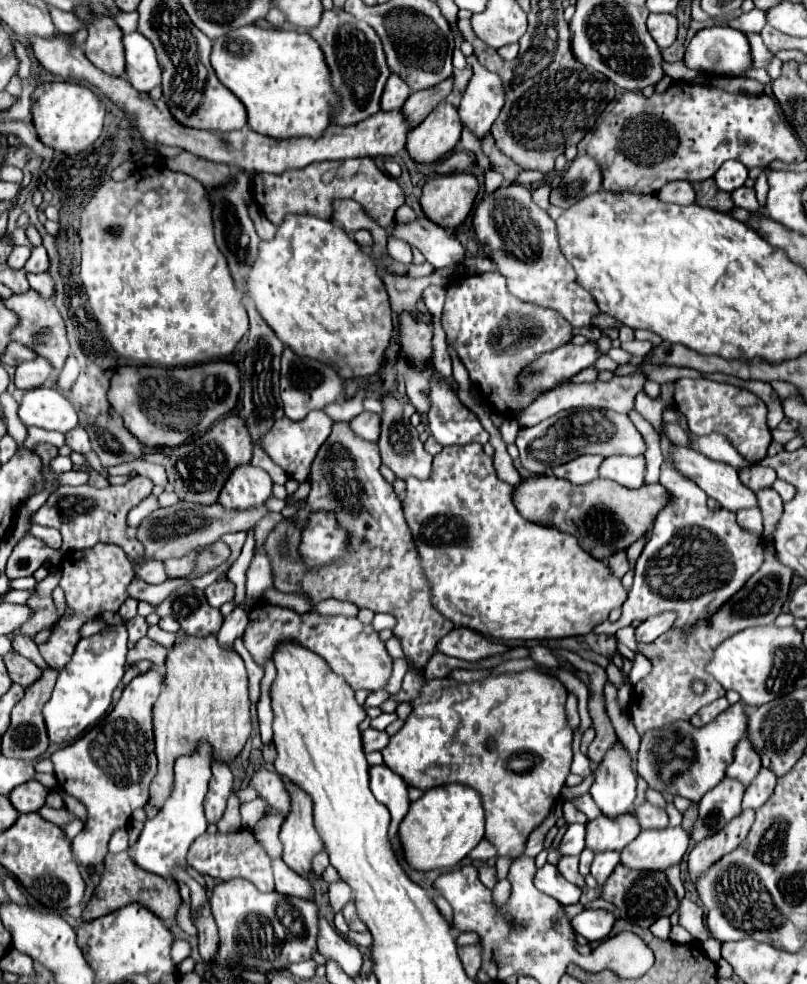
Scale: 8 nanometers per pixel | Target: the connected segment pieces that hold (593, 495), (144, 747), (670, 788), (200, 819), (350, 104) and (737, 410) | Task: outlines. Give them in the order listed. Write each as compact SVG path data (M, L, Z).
M536 475L514 485L514 505L524 519L574 535L582 549L596 559L608 559L612 553L630 547L644 533L648 533L666 501L668 493L658 483L642 485L640 489L626 489L606 479L574 485L552 475Z
M148 671L132 679L112 713L100 719L84 737L52 753L54 775L58 785L80 799L88 809L86 827L72 841L72 853L80 867L96 867L102 871L104 855L108 853L110 835L126 827L134 809L144 807L148 801L148 787L156 775L156 753L152 733L152 707L162 691L164 675Z
M734 703L700 729L696 729L690 721L674 721L674 725L664 725L664 729L652 729L640 737L636 771L650 789L662 795L680 795L690 801L700 801L722 781L726 767L734 759L734 747L746 731L744 723L746 717L742 703Z
M198 745L196 753L192 753L190 757L176 757L174 785L172 785L172 793L168 795L168 801L164 801L162 809L152 821L146 821L138 843L134 845L134 849L128 851L138 867L150 873L158 873L162 877L170 877L170 869L174 865L186 867L186 853L192 841L198 835L202 835L208 825L204 817L202 801L208 791L208 781L212 777L210 773L212 761L208 761L210 751L212 749L208 749L208 745Z
M330 9L322 13L320 25L316 29L306 29L326 55L326 63L332 71L332 83L342 95L342 109L334 115L334 123L340 127L356 125L366 117L380 111L380 95L390 77L386 57L378 33L364 21L358 21L344 9Z
M680 379L676 381L674 403L678 411L686 417L692 435L702 437L710 433L720 433L728 437L734 449L740 451L740 455L750 463L758 463L766 457L768 447L772 443L772 433L766 425L768 409L766 403L754 393L728 383L716 383L708 379Z

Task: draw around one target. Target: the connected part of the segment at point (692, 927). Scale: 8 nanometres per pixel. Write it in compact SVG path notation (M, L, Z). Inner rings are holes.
M684 899L678 911L680 911L680 925L686 927L694 939L706 941L712 937L708 933L708 927L704 925L704 913L696 903L692 903L690 899Z

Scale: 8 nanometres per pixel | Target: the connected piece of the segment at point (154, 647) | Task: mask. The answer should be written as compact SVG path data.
M142 637L132 649L128 649L128 665L134 665L134 663L138 663L142 659L148 659L154 665L162 667L164 661L166 661L166 653L168 653L166 647L162 647L160 643L152 641L148 637Z

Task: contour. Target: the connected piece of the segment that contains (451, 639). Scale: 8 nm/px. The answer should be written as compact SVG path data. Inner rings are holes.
M468 627L452 629L438 643L438 651L446 653L450 657L472 661L472 663L482 661L482 659L492 657L492 655L502 655L502 653L506 653L510 649L512 647L502 645L502 643L494 643L494 641L486 639L484 635L480 635L476 631L470 631Z

